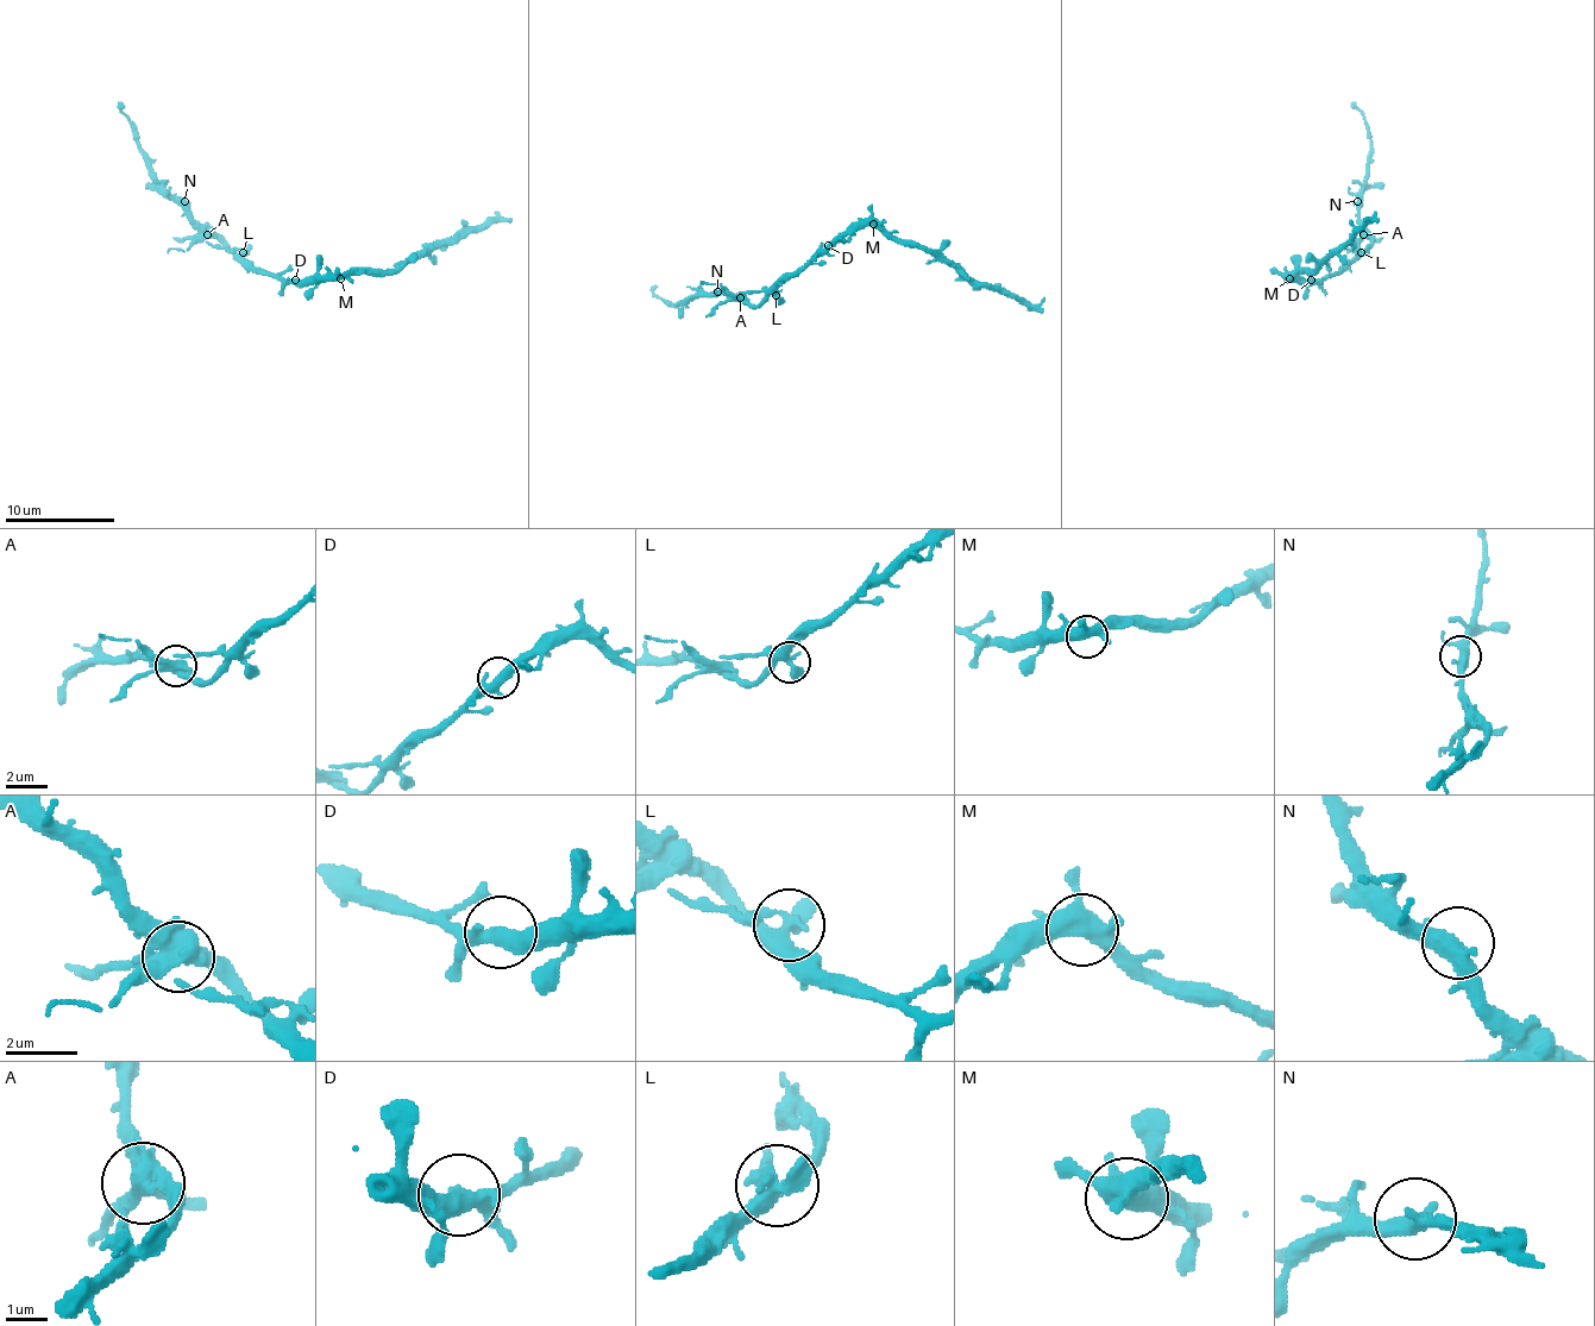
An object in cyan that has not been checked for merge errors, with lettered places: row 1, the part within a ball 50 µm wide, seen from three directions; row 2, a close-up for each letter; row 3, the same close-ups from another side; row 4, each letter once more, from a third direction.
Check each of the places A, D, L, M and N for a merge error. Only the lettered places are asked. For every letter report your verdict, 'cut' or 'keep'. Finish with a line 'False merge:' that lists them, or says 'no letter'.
A: cut
D: keep
L: cut
M: keep
N: keep
False merge: A, L

